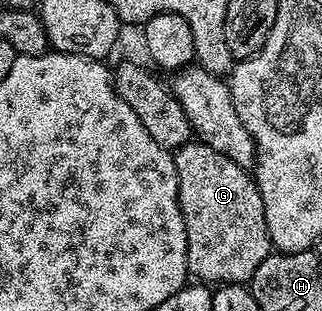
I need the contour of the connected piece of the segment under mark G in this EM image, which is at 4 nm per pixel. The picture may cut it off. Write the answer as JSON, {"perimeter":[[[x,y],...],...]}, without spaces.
{"perimeter":[[[198,141],[187,142],[174,152],[174,156],[179,182],[179,208],[185,221],[188,272],[207,285],[250,284],[257,265],[261,265],[261,261],[265,261],[265,257],[273,251],[269,229],[265,225],[265,205],[254,178],[248,168],[229,161],[225,153],[217,153],[217,149],[209,149],[209,145]]]}

